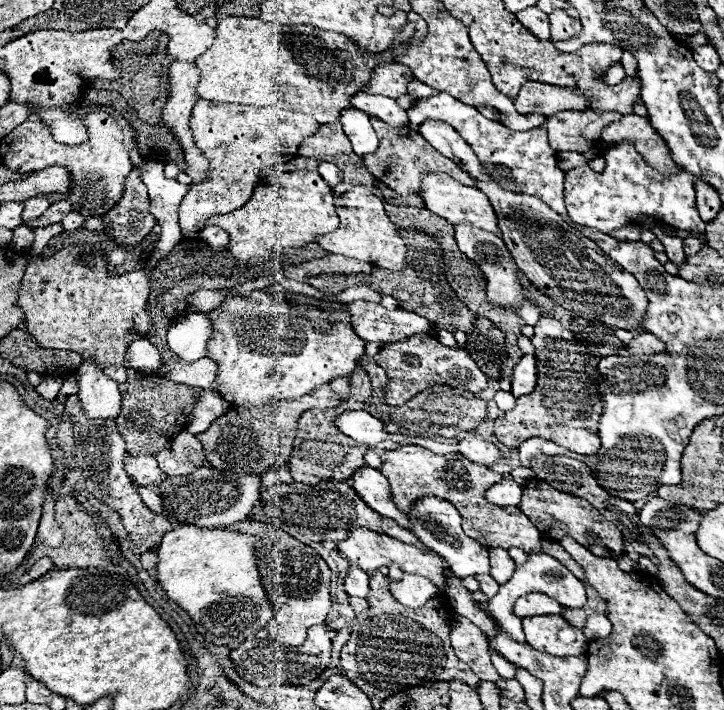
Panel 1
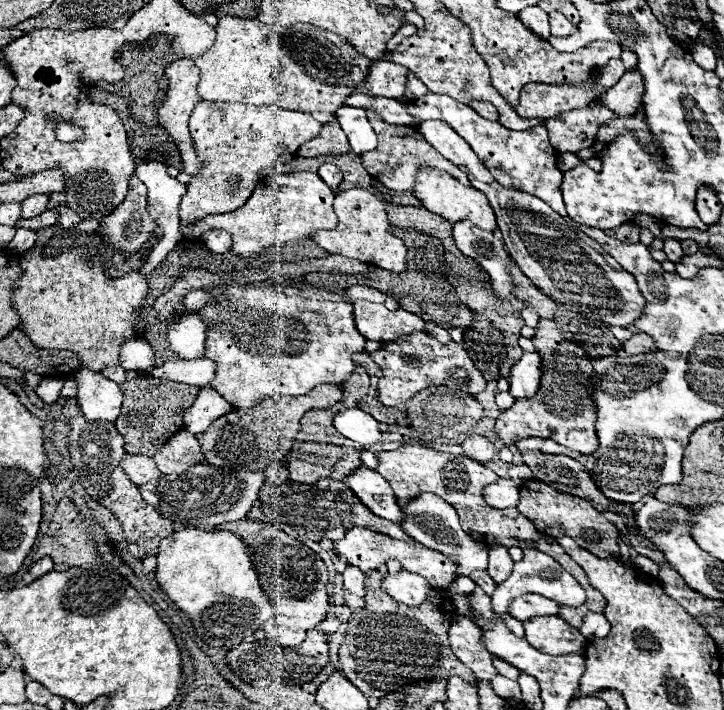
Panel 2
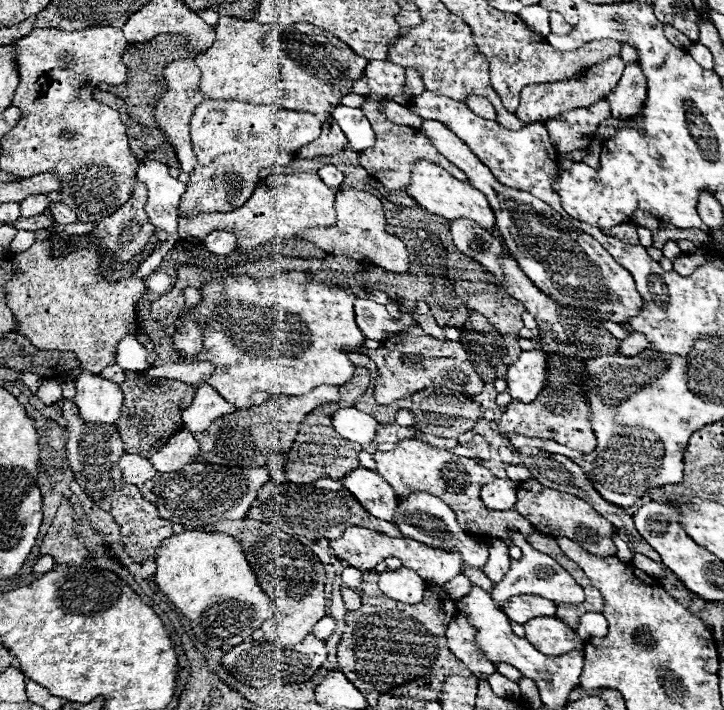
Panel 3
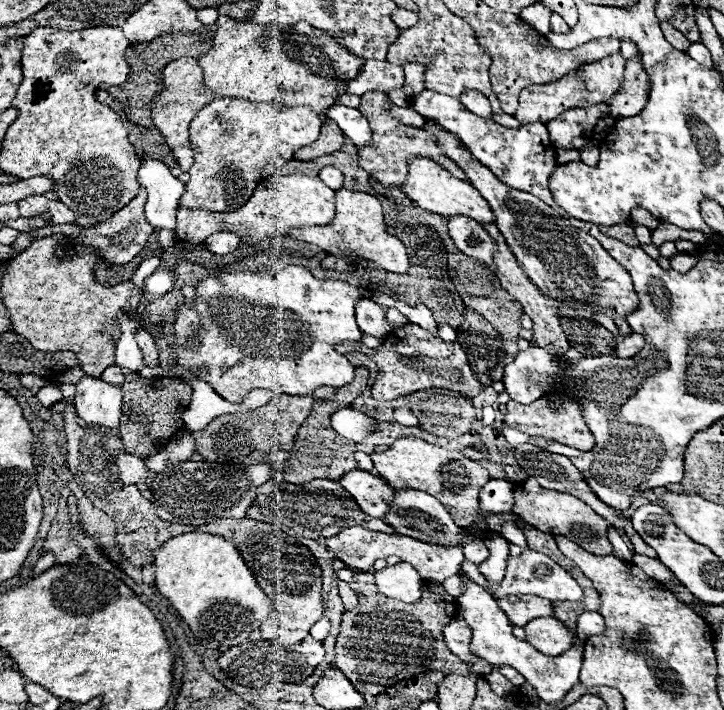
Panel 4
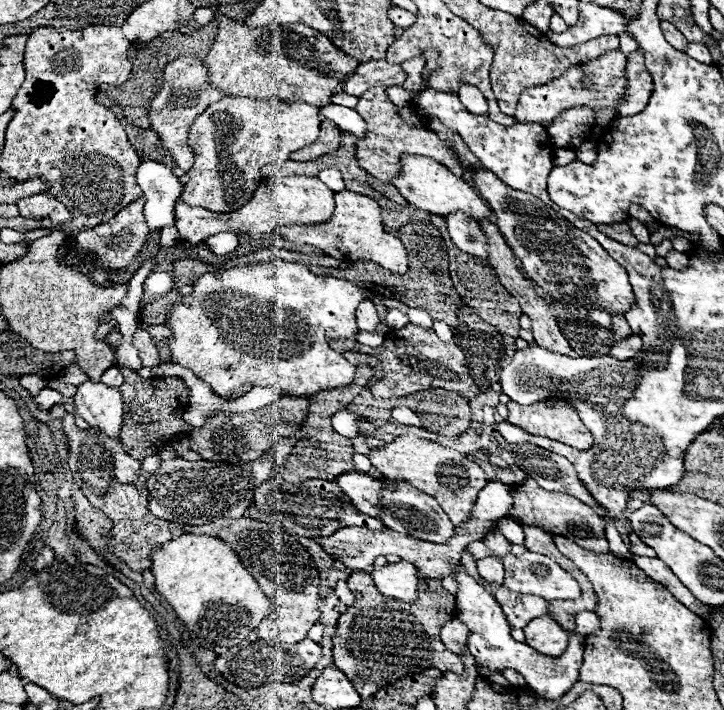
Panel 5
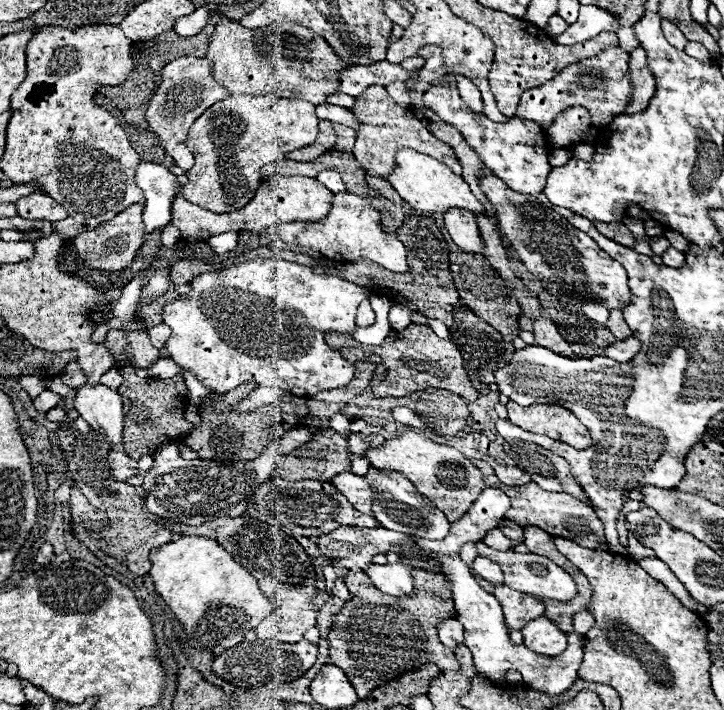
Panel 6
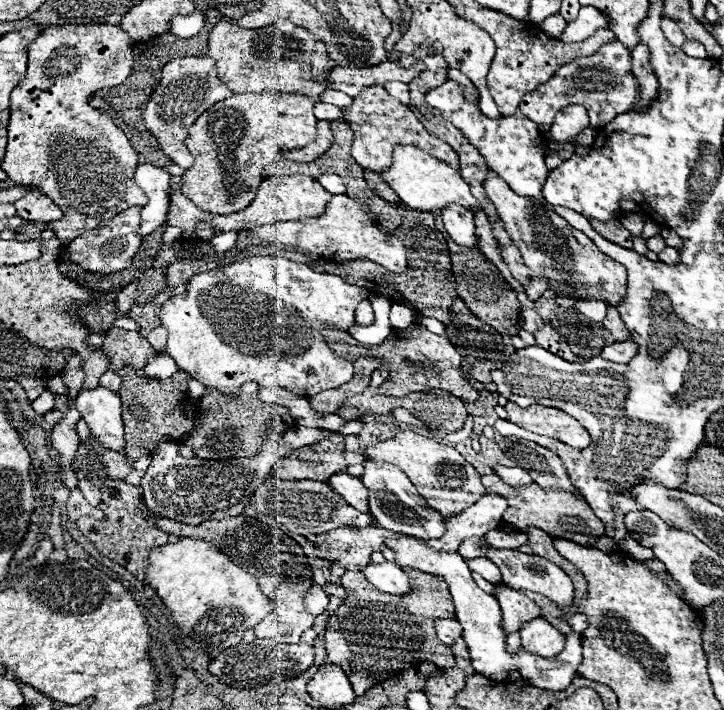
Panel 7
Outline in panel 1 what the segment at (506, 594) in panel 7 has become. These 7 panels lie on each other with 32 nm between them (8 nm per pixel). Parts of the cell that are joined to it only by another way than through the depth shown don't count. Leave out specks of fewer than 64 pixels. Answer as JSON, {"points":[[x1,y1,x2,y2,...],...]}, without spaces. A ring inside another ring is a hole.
{"points":[[532,592,532,594,526,594,526,596,520,596,516,602,514,602,514,614,518,618,524,618,524,616,544,616,544,614,560,614,562,612,562,606,554,600,554,598,548,598,540,592]]}

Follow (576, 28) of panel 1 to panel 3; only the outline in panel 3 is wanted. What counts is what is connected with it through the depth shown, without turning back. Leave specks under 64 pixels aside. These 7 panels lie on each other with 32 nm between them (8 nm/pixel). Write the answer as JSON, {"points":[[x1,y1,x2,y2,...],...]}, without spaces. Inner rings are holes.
{"points":[[550,12,550,26,554,34,570,34,572,26,558,14,558,12]]}

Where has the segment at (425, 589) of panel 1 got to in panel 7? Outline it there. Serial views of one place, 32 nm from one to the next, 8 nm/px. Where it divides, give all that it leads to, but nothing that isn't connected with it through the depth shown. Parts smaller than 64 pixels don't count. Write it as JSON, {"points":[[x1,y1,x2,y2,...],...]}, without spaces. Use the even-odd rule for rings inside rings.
{"points":[[368,562,368,566,364,566,360,570,366,580,376,586,382,592,388,594,408,594,410,592,410,582,408,576,404,574,404,570,392,562,384,562,384,564,376,564,376,562]]}

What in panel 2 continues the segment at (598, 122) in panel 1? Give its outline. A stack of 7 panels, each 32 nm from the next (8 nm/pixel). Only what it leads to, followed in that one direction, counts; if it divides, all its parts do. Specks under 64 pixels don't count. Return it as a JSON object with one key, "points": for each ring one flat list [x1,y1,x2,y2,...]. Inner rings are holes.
{"points":[[594,104,582,110,568,110,558,114,556,118,548,118,546,120,546,128,548,128,548,136,550,136,550,144,560,150,560,152,578,152,584,148,590,148,592,142,596,140,596,132,598,128,606,122,616,118,614,112,610,112,604,104]]}

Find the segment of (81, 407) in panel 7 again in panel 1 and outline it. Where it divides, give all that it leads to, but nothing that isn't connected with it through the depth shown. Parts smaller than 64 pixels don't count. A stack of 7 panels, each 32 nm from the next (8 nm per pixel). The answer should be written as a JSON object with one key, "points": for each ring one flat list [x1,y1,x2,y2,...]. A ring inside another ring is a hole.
{"points":[[84,362,80,364,74,376,80,388,78,390,80,402,88,418,106,420,116,418,120,414,122,394,118,390,118,384,108,376,104,376,100,368]]}

